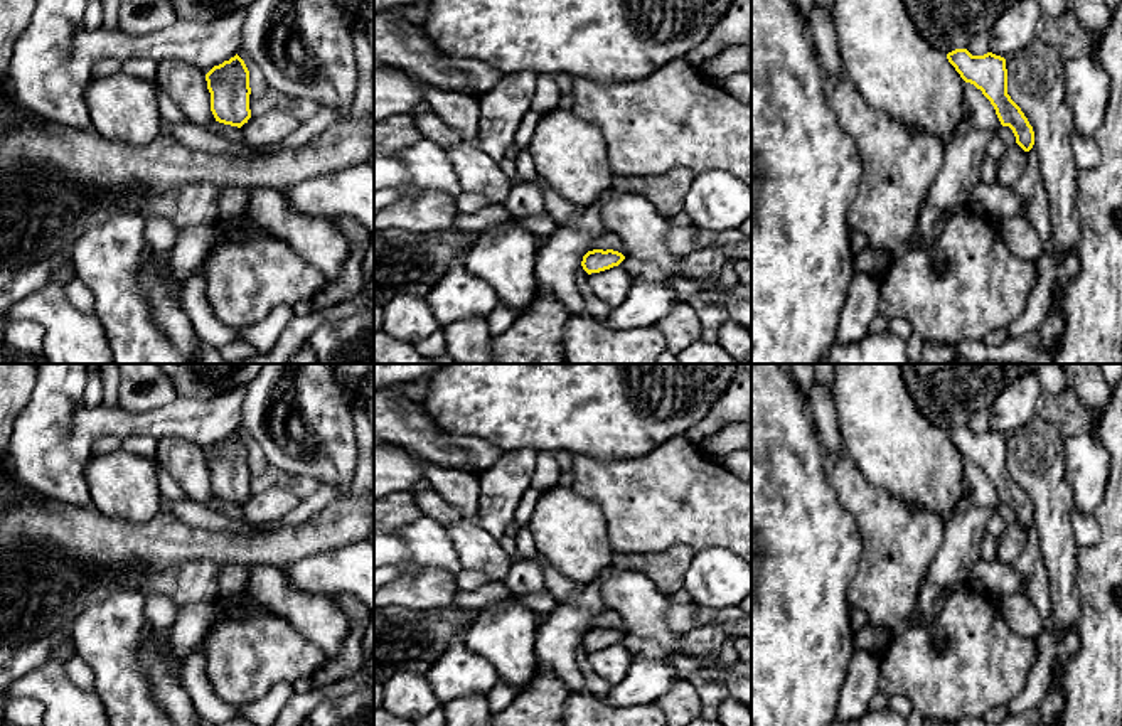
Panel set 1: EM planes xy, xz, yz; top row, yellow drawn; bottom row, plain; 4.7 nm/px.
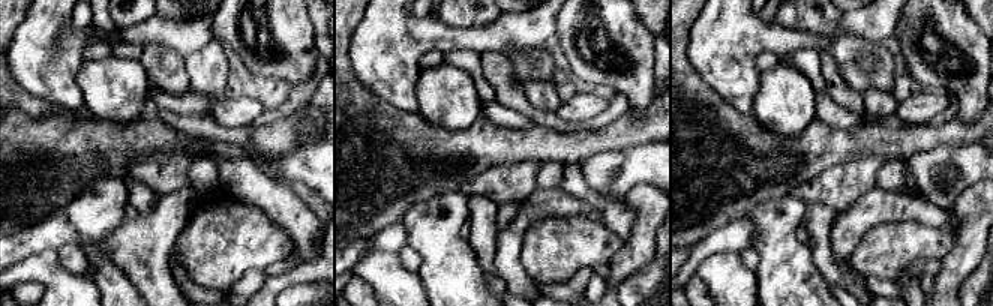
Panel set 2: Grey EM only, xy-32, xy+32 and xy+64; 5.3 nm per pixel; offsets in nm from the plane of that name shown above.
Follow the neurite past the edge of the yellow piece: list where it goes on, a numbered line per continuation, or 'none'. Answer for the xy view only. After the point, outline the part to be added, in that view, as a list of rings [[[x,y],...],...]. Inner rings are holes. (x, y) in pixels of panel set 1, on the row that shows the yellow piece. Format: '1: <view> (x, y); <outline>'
none

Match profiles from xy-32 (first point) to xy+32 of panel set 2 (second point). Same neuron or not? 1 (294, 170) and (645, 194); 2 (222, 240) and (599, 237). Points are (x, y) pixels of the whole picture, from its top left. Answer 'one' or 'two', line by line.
1: two
2: one

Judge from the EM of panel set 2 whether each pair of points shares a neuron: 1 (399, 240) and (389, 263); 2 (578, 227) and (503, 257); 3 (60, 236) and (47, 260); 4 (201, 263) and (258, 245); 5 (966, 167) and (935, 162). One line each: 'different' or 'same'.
1: different
2: different
3: different
4: same
5: same

